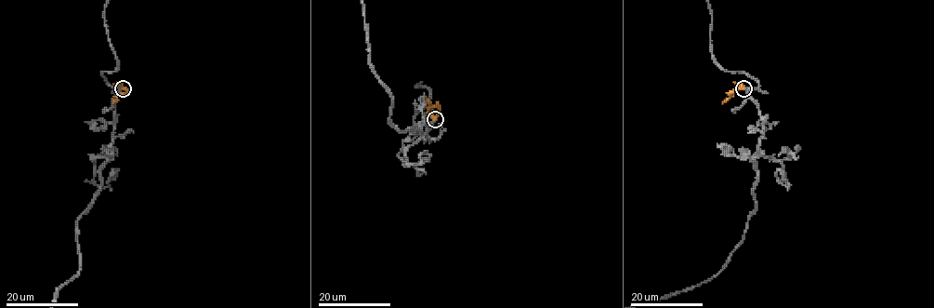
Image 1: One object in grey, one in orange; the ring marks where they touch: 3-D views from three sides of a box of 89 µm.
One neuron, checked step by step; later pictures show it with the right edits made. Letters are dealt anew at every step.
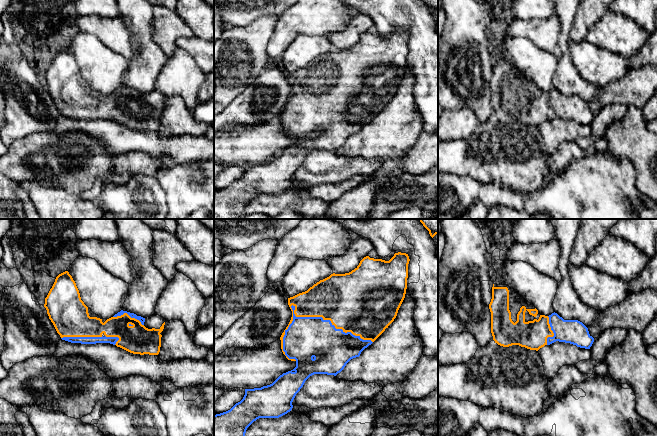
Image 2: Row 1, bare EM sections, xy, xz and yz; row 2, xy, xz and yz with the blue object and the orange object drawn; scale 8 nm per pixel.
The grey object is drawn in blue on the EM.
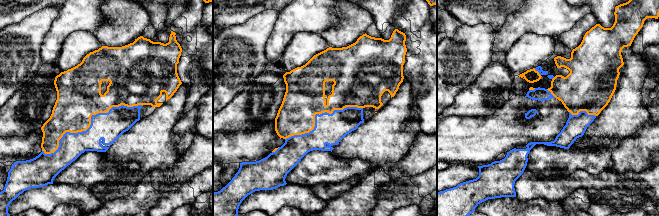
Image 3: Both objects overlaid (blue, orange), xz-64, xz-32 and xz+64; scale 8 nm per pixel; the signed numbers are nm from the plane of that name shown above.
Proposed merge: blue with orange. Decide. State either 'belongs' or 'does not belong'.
belongs

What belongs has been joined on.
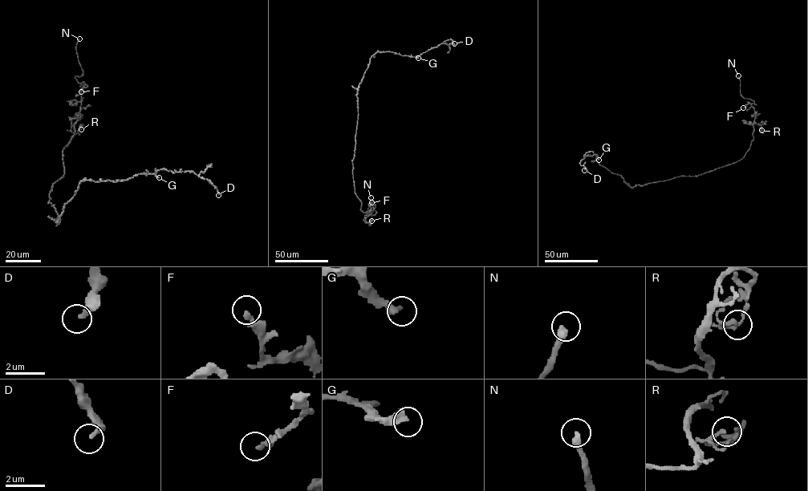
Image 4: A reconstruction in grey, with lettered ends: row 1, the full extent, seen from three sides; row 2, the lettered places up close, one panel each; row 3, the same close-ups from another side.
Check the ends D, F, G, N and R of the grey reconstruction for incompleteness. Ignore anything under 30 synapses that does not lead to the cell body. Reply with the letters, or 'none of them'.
G, N

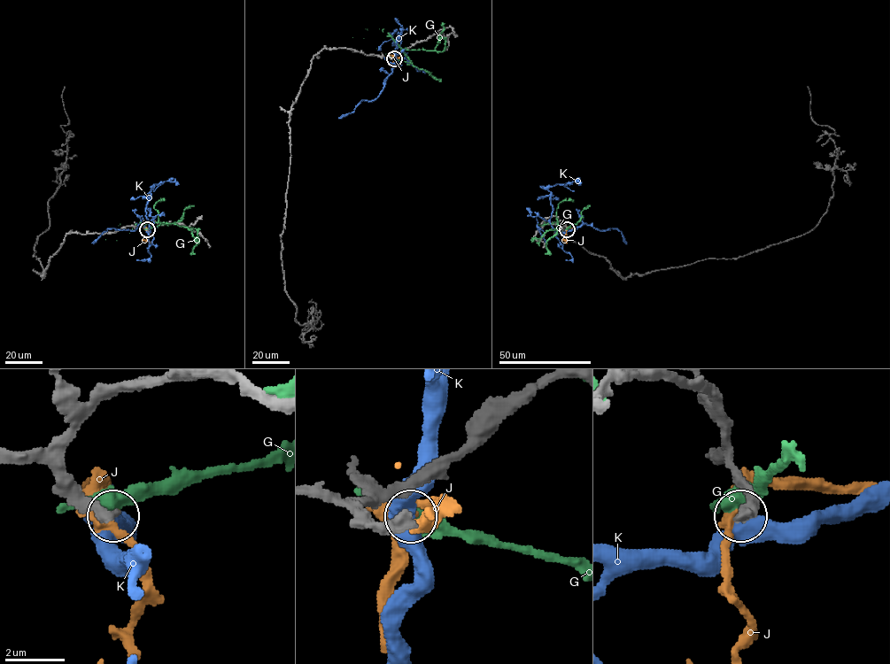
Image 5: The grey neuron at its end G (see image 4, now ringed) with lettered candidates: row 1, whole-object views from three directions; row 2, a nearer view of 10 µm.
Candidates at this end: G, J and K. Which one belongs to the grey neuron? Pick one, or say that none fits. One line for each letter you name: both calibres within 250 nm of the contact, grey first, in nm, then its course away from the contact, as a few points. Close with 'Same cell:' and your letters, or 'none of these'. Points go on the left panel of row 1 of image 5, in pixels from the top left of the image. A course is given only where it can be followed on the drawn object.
Same cell: none of these

